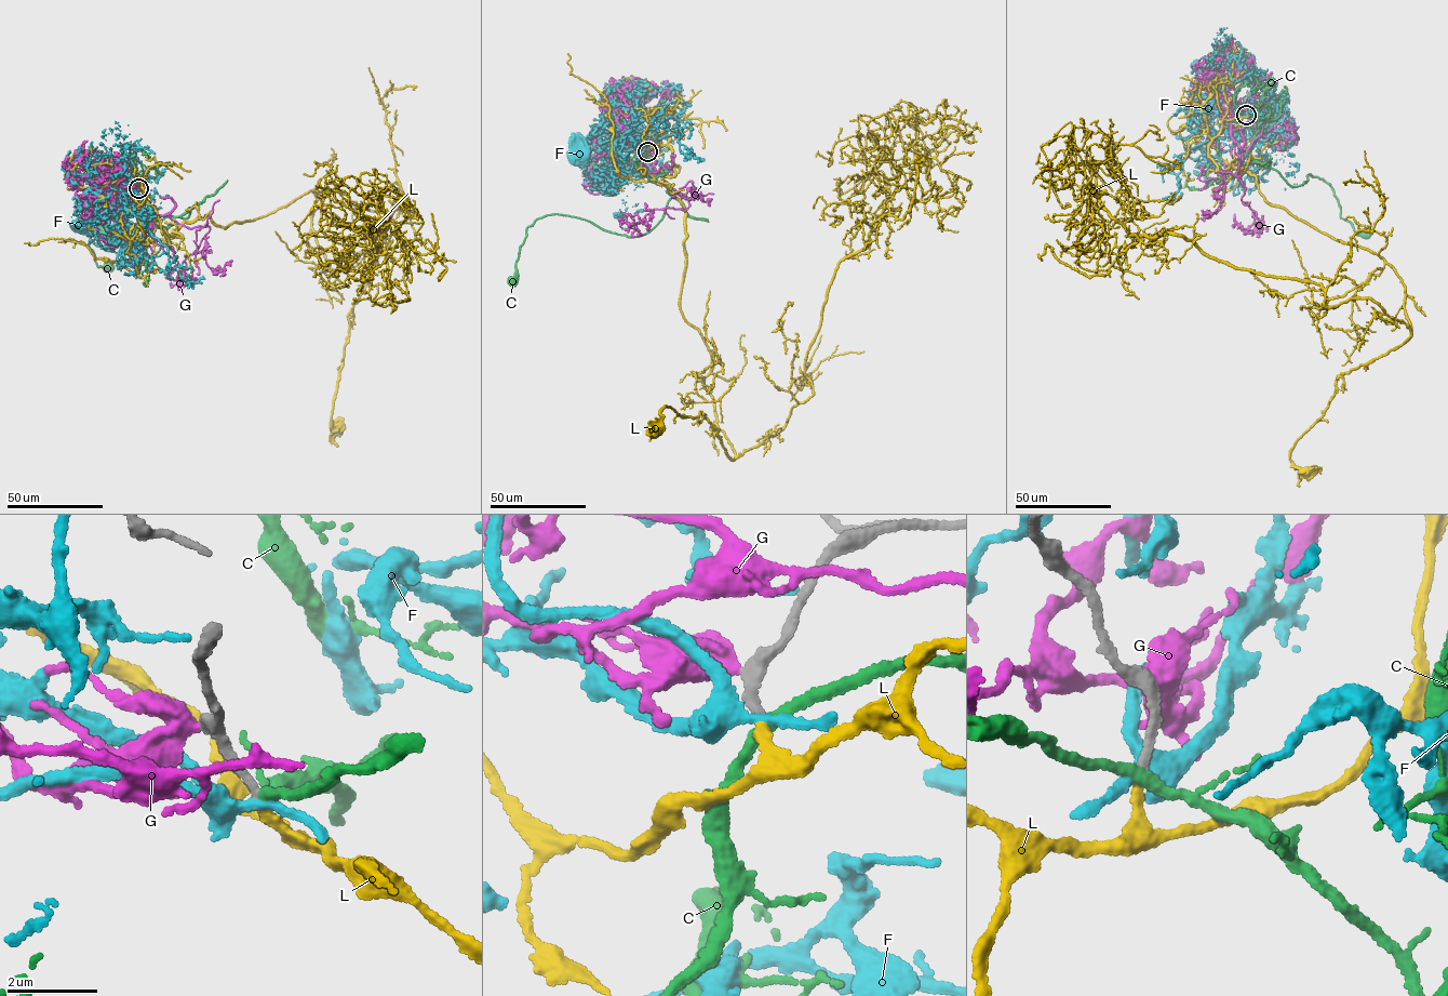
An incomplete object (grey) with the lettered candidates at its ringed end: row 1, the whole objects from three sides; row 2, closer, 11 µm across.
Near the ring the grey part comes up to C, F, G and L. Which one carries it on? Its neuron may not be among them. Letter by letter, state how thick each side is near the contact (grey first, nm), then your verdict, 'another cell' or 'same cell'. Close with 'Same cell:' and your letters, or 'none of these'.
C: 190 nm thick on the grey side, 260 nm on the other; another cell
F: 180 nm thick on the grey side, 280 nm on the other; another cell
G: 260 nm thick on the grey side, 400 nm on the other; another cell
L: 180 nm thick on the grey side, 190 nm on the other; same cell
Same cell: L

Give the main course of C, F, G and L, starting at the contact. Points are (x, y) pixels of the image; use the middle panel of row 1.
C: (647, 151), (633, 169), (671, 196), (655, 226), (632, 237), (545, 215), (527, 227), (512, 281)
F: (647, 151), (601, 143), (617, 123), (656, 135), (639, 174), (579, 155)
G: (646, 149), (640, 135), (654, 128), (653, 167), (594, 195), (584, 185), (601, 175), (587, 168), (595, 161)
L: (647, 151), (671, 149), (680, 310), (711, 355), (705, 387), (735, 455), (701, 412), (664, 407), (653, 430)

